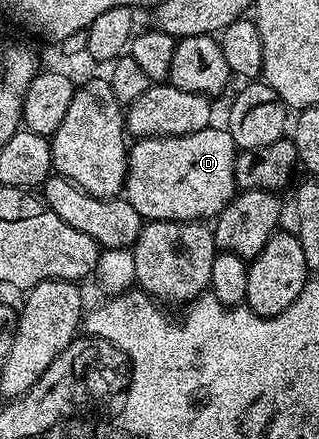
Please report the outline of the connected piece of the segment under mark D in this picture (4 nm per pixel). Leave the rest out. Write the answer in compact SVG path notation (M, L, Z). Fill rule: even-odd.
M210 127L203 131L195 131L188 133L182 137L143 137L134 140L128 146L129 150L129 166L127 167L127 175L125 176L125 187L123 196L126 201L131 203L131 207L135 207L135 211L139 211L139 215L145 221L205 221L206 219L215 219L223 211L223 207L227 207L227 203L231 203L231 199L237 196L239 190L235 183L235 159L239 152L237 144L231 139L228 128Z

